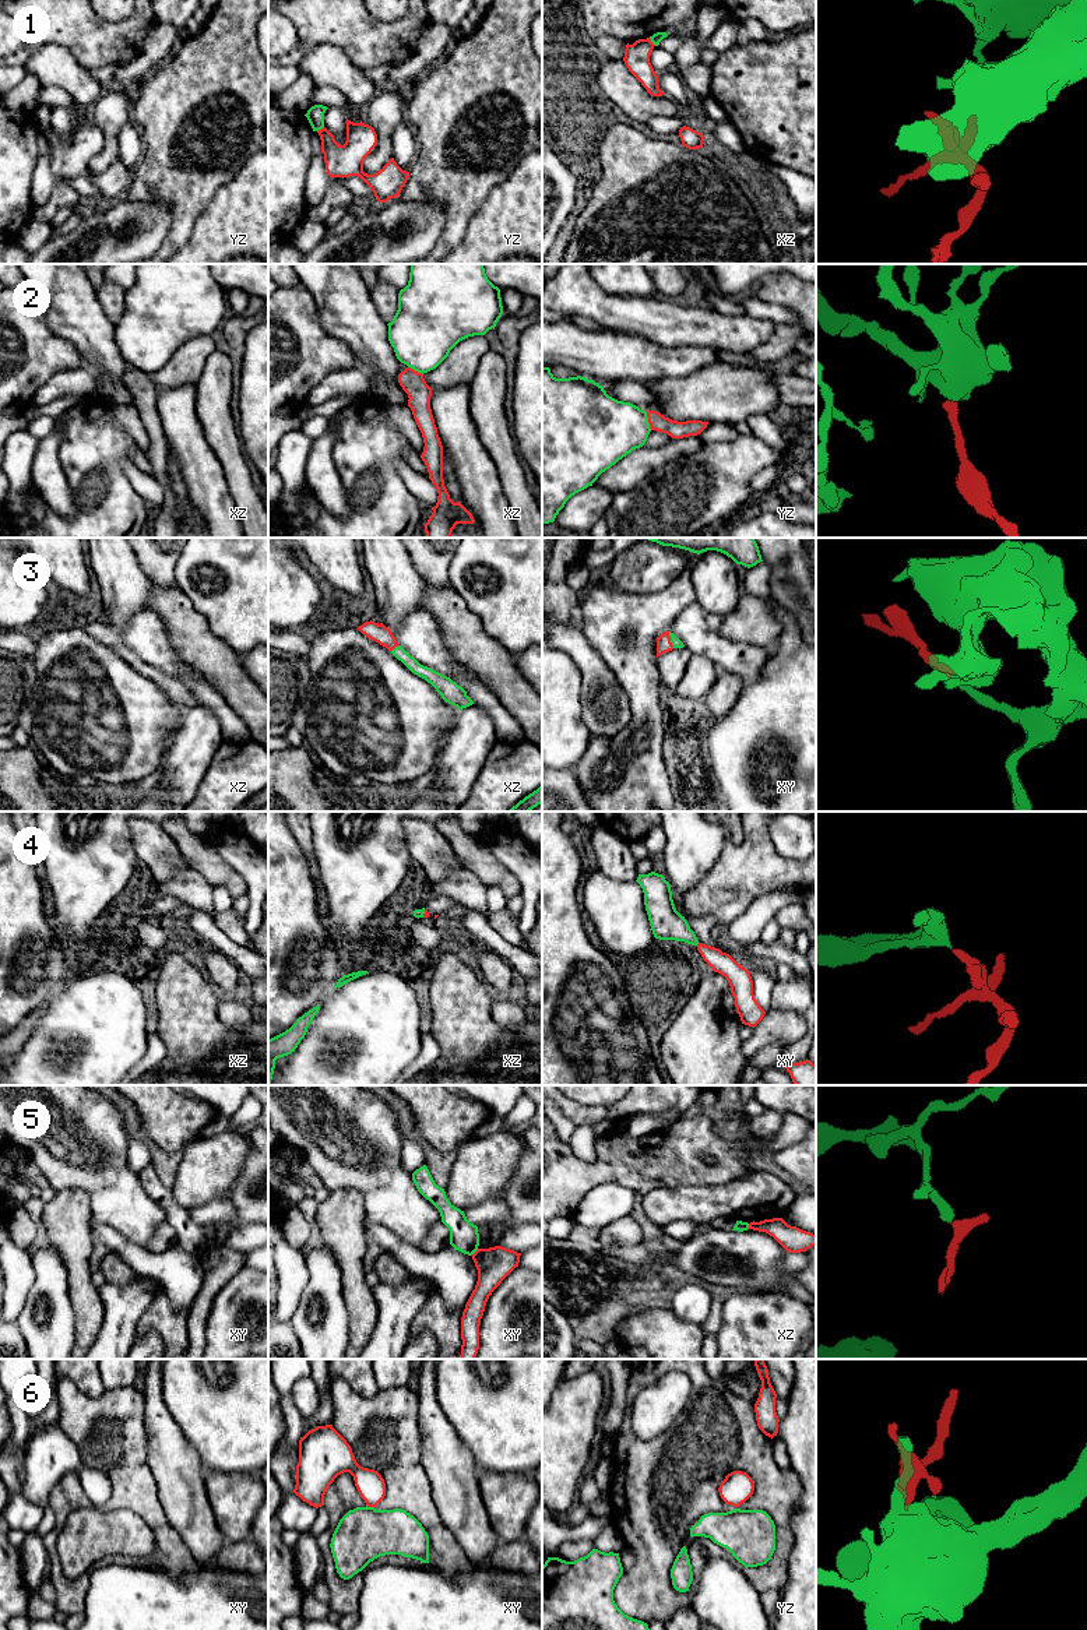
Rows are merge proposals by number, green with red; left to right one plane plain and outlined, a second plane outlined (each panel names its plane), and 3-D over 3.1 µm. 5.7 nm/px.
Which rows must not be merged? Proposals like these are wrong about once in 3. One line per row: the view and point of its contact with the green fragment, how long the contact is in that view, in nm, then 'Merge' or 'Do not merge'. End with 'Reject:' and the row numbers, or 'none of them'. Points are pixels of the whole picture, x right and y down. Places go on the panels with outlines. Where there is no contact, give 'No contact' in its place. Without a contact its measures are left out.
1: Touches green at xz (653, 42). Shared border 60 nm. Do not merge
2: Touches green at yz (647, 421). Shared border 110 nm. Do not merge
3: Touches green at xy (671, 640). Shared border 100 nm. Merge
4: Touches green at xz (424, 912). Shared border 40 nm. Merge
5: Touches green at xy (474, 1252). Shared border 60 nm. Do not merge
6: Touches green at xy (370, 1507). Shared border 50 nm. Do not merge
Reject: 1, 2, 5, 6

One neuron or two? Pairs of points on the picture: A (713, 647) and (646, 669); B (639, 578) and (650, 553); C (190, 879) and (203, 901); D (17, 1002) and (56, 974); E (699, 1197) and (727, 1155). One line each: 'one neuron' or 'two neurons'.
A: two neurons
B: one neuron
C: one neuron
D: one neuron
E: two neurons

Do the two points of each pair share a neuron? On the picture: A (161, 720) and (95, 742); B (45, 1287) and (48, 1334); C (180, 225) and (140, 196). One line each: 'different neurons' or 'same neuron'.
A: same neuron
B: same neuron
C: same neuron

